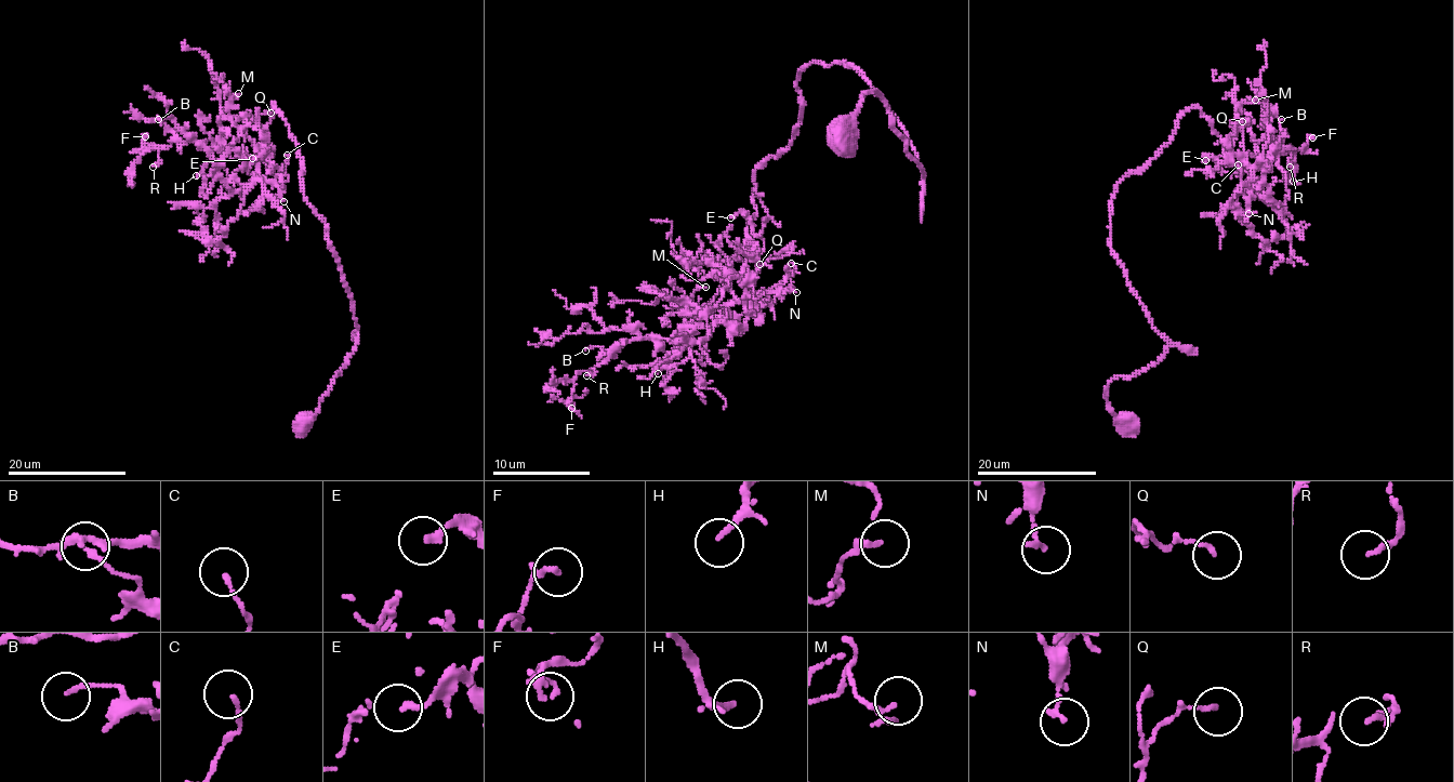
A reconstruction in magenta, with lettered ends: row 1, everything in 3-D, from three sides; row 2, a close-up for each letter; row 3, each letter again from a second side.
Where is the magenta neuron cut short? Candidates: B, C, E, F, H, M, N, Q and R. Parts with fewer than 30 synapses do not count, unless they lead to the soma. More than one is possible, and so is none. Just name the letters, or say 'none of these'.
H

